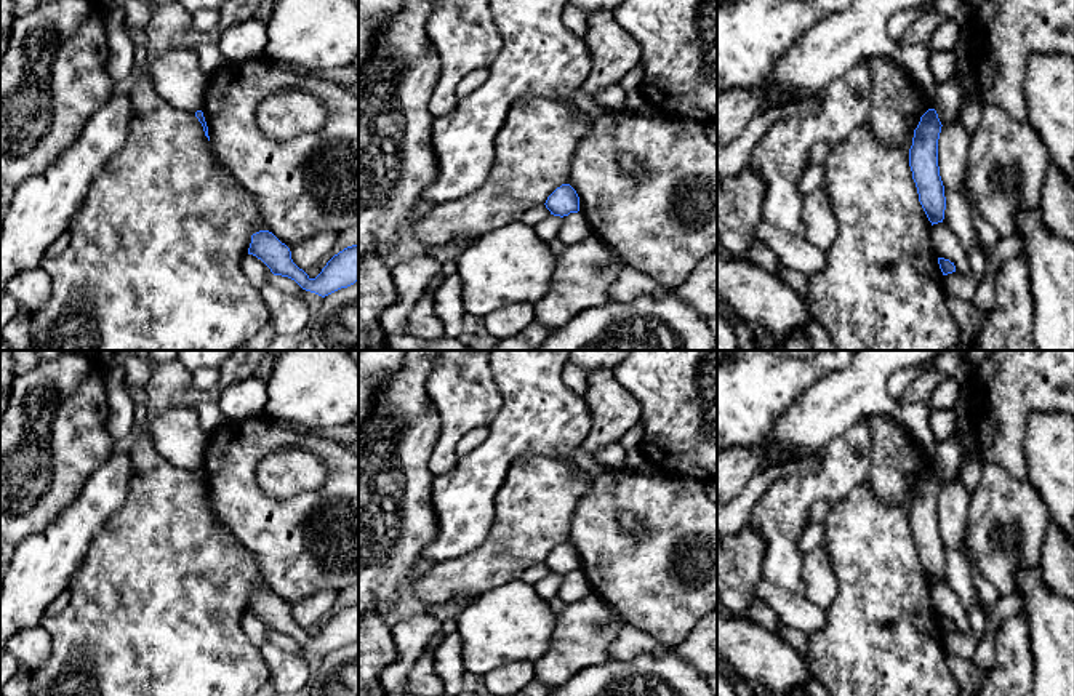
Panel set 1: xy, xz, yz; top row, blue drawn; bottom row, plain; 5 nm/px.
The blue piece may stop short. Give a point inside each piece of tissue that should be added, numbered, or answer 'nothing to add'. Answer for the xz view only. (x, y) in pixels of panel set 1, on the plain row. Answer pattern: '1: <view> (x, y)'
1: xz (533, 509)

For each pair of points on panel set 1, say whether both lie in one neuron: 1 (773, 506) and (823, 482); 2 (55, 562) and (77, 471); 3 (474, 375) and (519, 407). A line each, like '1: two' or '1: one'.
1: one
2: two
3: two

